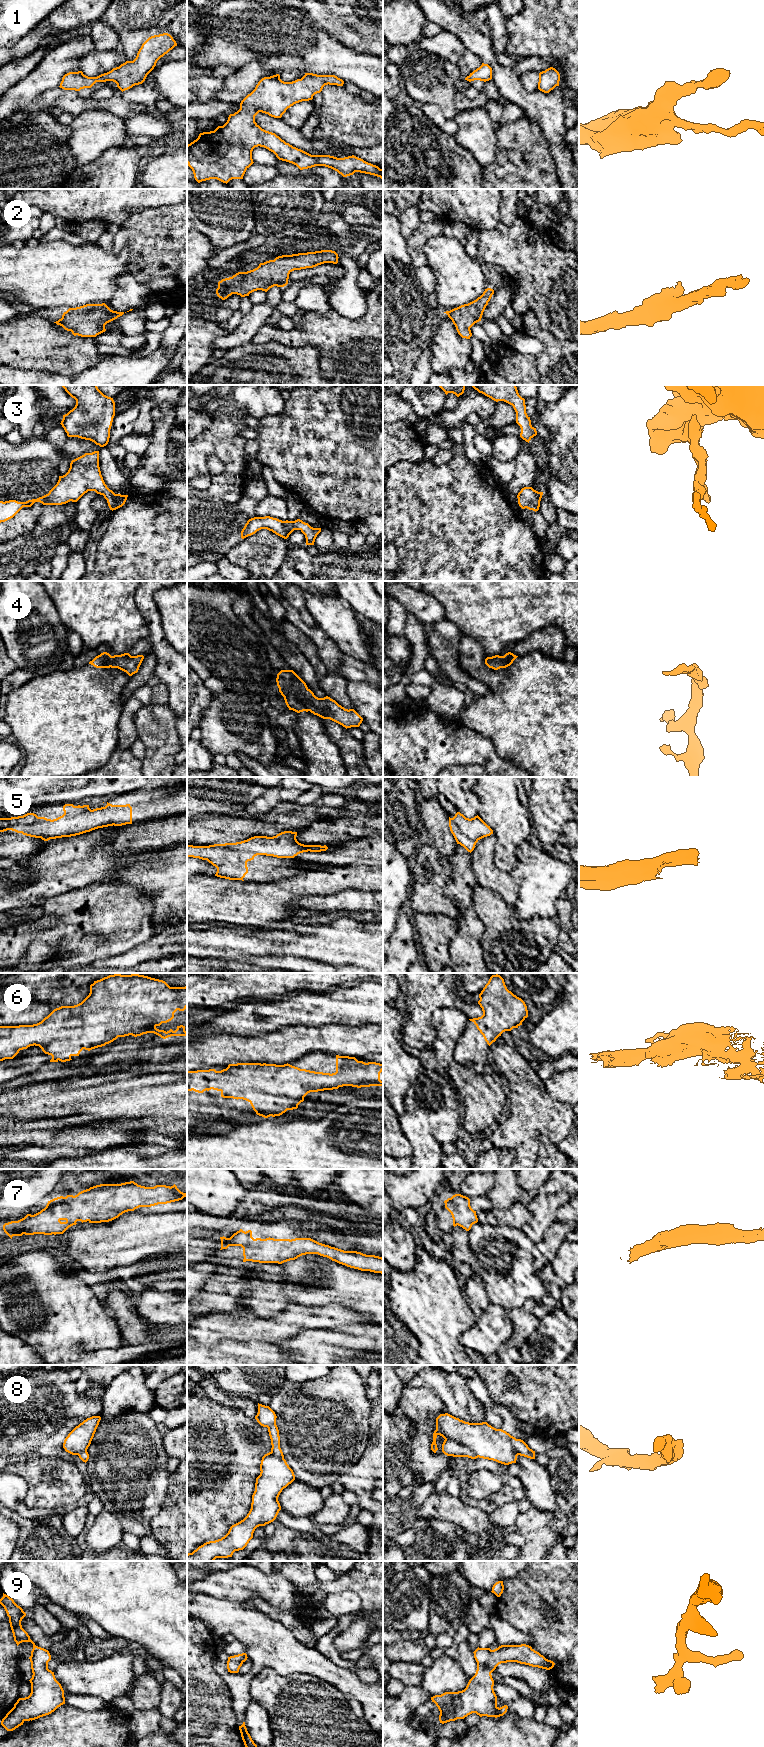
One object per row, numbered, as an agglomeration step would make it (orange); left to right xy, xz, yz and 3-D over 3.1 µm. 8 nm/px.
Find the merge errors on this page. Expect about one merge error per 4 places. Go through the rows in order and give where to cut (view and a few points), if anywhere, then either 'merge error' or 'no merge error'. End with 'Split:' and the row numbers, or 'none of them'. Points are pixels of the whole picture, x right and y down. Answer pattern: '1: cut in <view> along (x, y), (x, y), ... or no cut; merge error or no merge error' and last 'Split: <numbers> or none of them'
1: no cut; no merge error
2: no cut; no merge error
3: no cut; no merge error
4: no cut; no merge error
5: no cut; no merge error
6: no cut; no merge error
7: no cut; no merge error
8: cut in yz along (445, 1438), (465, 1445), (477, 1457); merge error
9: no cut; no merge error
Split: 8

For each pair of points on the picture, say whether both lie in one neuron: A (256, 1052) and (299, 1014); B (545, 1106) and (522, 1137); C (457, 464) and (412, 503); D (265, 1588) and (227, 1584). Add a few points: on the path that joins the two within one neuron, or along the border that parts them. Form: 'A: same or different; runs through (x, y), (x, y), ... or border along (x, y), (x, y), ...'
A: different; border along (305, 1024), (288, 1024), (264, 1033)
B: same; runs through (537, 1114), (522, 1129)
C: same; runs through (444, 475), (429, 490), (416, 490)
D: same; runs through (256, 1584), (236, 1584)

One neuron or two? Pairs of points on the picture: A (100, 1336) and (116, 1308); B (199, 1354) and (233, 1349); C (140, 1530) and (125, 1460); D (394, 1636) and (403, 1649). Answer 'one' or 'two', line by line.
A: two
B: one
C: one
D: two

